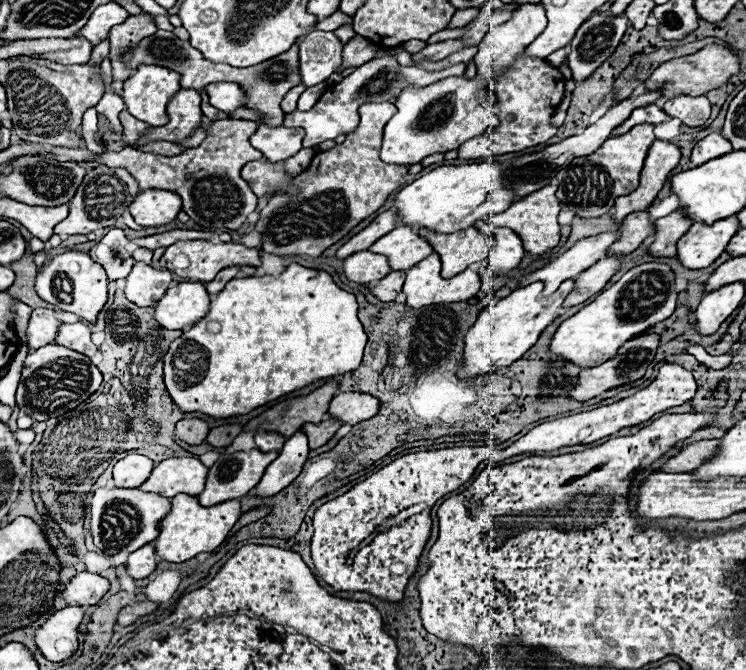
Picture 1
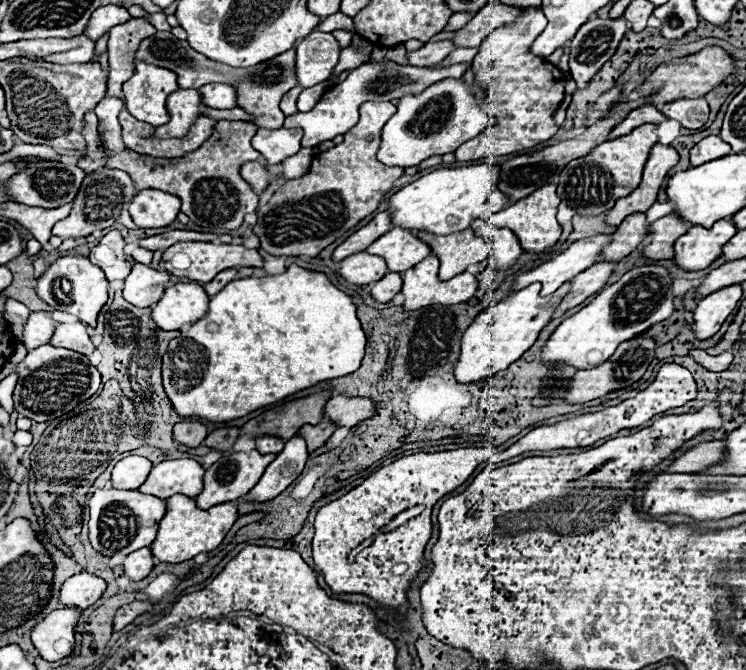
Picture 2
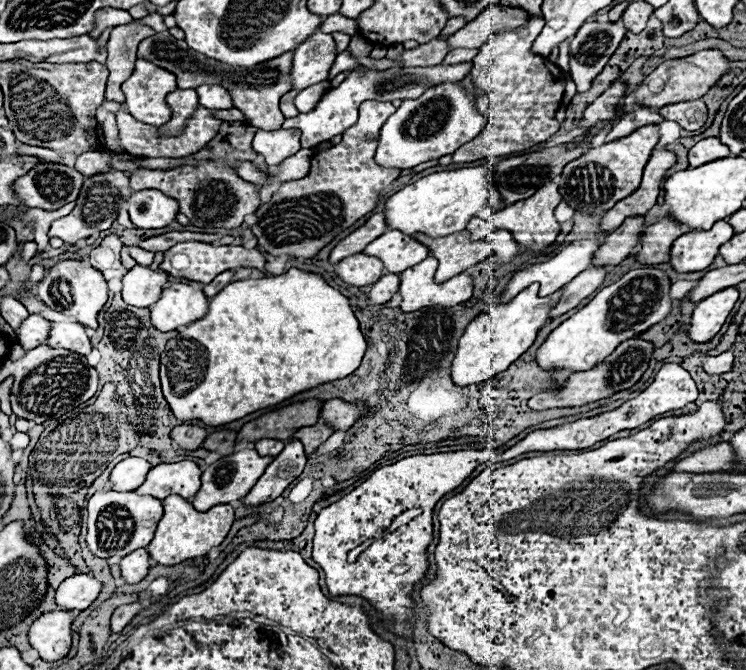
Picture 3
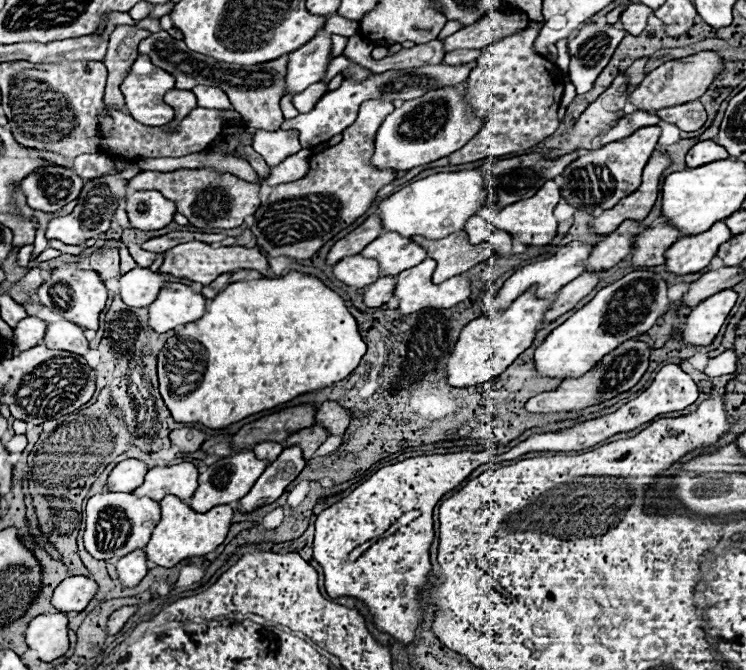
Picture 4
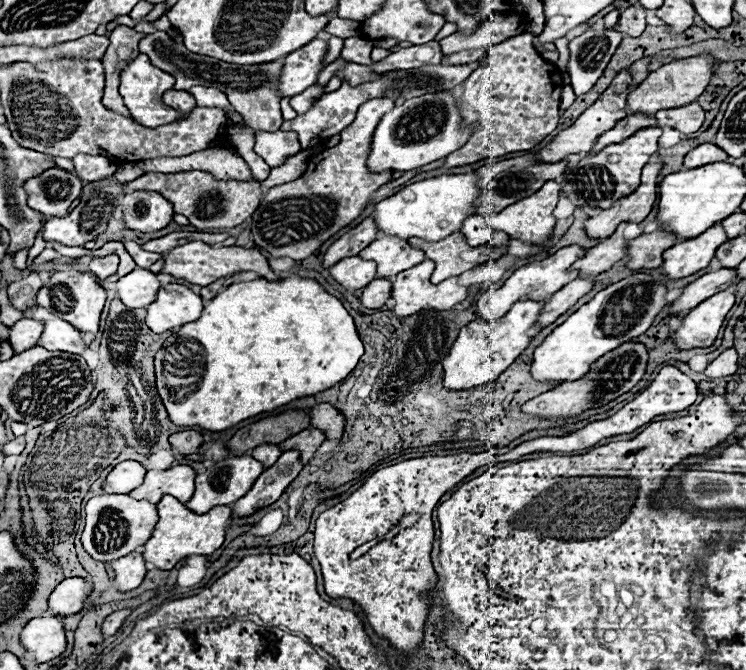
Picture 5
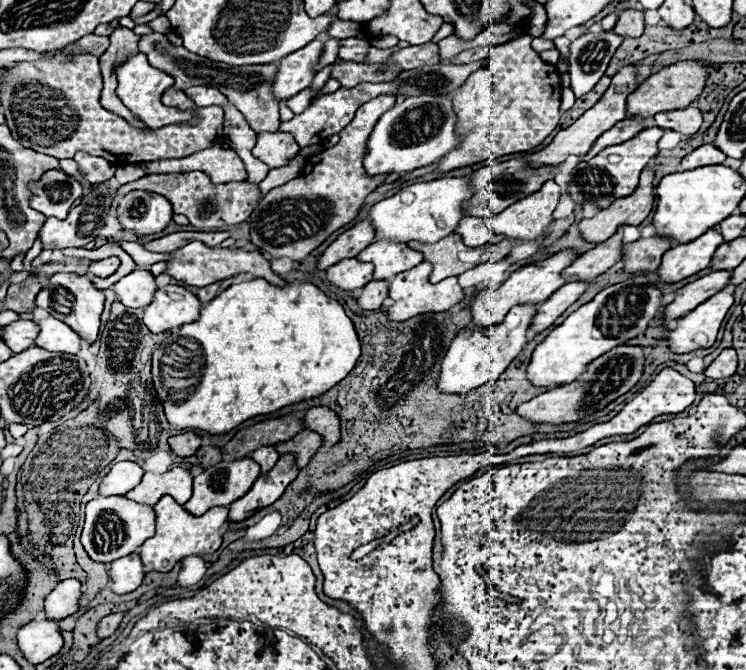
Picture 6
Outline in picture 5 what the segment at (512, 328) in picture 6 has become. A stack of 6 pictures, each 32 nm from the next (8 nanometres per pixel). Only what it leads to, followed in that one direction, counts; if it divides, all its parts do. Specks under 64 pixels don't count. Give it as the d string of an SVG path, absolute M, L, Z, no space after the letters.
M518 300L498 320L474 320L464 326L444 360L444 386L448 390L468 390L496 380L532 342L532 328L538 324L538 316L546 302Z

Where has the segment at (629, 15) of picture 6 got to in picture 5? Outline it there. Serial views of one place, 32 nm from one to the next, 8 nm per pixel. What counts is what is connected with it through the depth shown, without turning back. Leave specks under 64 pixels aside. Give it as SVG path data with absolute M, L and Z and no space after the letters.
M630 6L630 8L622 10L620 22L618 22L620 32L624 32L628 36L640 36L640 32L644 32L644 28L646 28L646 12L648 10L642 6Z

